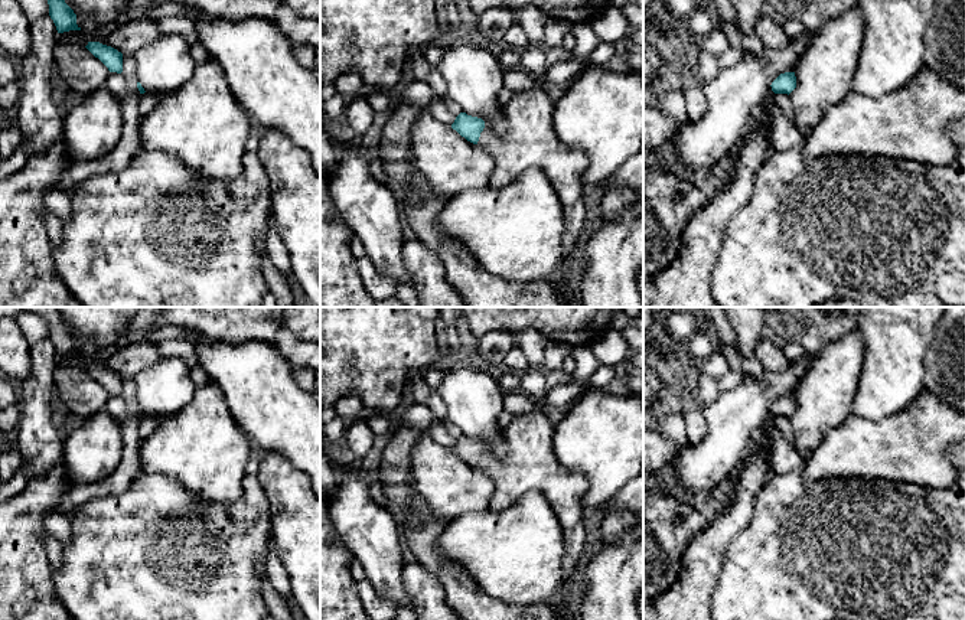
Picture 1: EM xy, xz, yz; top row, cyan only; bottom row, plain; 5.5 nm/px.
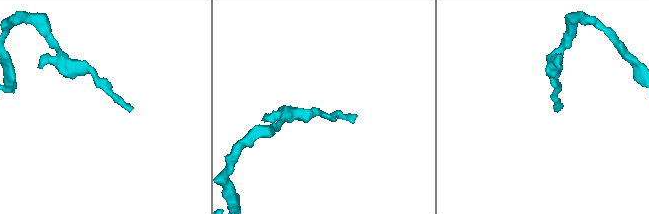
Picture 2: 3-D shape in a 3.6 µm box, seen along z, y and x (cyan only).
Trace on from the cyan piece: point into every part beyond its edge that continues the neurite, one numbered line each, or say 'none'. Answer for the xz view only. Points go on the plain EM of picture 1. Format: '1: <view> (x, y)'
1: xz (530, 464)

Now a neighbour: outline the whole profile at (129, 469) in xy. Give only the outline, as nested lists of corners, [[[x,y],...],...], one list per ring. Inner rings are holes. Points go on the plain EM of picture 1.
[[[133,408],[128,418],[121,422],[124,454],[117,470],[98,482],[71,486],[61,497],[58,512],[71,516],[78,506],[91,499],[124,492],[131,484],[141,473],[138,466],[141,448],[138,437],[140,418],[137,408]]]

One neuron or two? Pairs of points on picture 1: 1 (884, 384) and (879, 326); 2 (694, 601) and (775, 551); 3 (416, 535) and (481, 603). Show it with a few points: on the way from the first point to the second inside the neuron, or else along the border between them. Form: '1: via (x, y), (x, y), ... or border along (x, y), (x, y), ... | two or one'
1: via (884, 369), (884, 340) | one
2: border along (723, 555), (723, 568), (710, 604) | two
3: via (429, 552), (463, 587) | one

